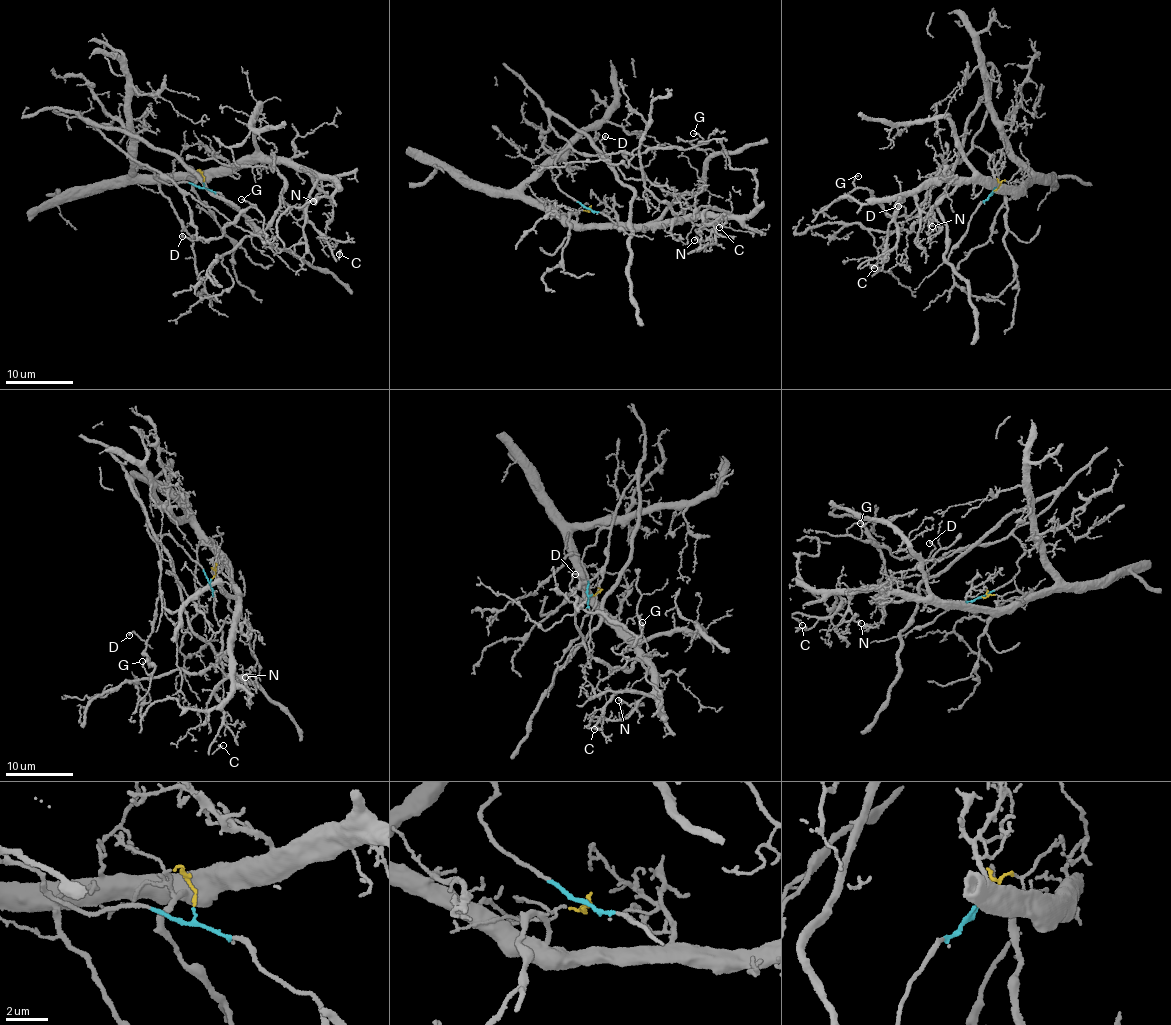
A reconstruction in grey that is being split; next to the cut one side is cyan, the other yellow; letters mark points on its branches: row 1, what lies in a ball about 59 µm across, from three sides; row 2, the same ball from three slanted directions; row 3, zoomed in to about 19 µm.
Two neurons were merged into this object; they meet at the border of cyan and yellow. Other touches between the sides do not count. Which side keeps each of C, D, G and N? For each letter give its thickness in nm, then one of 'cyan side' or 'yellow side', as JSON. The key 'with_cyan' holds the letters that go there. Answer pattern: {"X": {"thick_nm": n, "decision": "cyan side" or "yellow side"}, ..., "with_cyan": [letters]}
{"C": {"thick_nm": 70, "decision": "yellow side"}, "D": {"thick_nm": 130, "decision": "cyan side"}, "G": {"thick_nm": 100, "decision": "cyan side"}, "N": {"thick_nm": 100, "decision": "yellow side"}, "with_cyan": ["D", "G"]}

